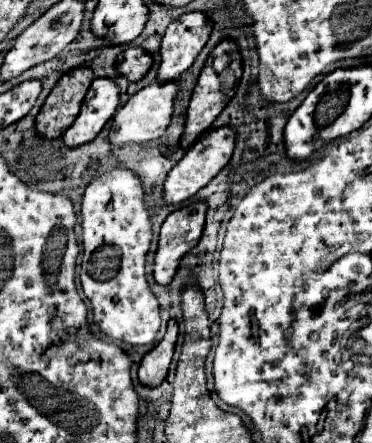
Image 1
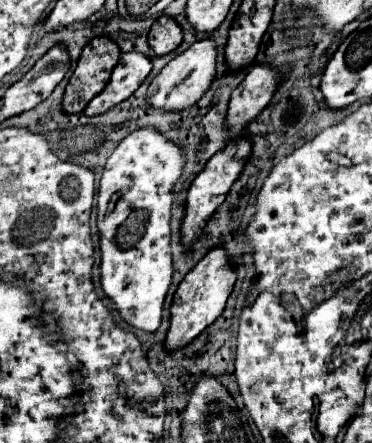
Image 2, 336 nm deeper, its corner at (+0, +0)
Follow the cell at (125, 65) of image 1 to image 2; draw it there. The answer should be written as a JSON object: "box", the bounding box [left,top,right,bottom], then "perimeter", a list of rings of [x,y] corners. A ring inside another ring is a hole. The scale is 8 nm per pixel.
{"box":[148,16,182,56],"perimeter":[[[160,16],[148,32],[148,44],[156,56],[164,56],[176,50],[180,42],[182,42],[182,30],[170,16]]]}

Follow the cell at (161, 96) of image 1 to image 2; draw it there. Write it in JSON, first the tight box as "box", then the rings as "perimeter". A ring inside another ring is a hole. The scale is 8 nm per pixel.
{"box":[146,40,216,112],"perimeter":[[[198,40],[188,50],[178,54],[174,60],[170,60],[162,72],[150,82],[146,92],[146,104],[148,108],[166,110],[166,112],[180,112],[190,108],[200,100],[200,96],[208,90],[210,82],[216,74],[216,46],[212,40]]]}

